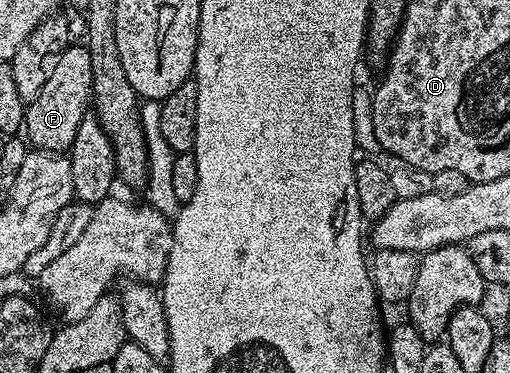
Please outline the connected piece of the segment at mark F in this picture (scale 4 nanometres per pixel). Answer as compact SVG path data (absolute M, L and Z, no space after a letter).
M71 44L60 54L39 96L26 105L23 134L33 141L32 145L36 149L68 151L69 145L75 140L75 132L79 132L79 124L90 113L92 100L91 54L85 44Z

